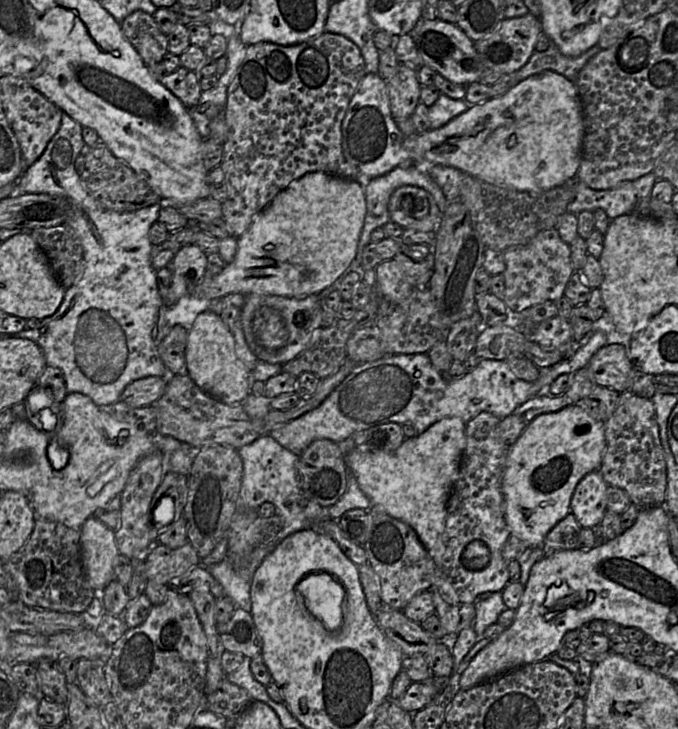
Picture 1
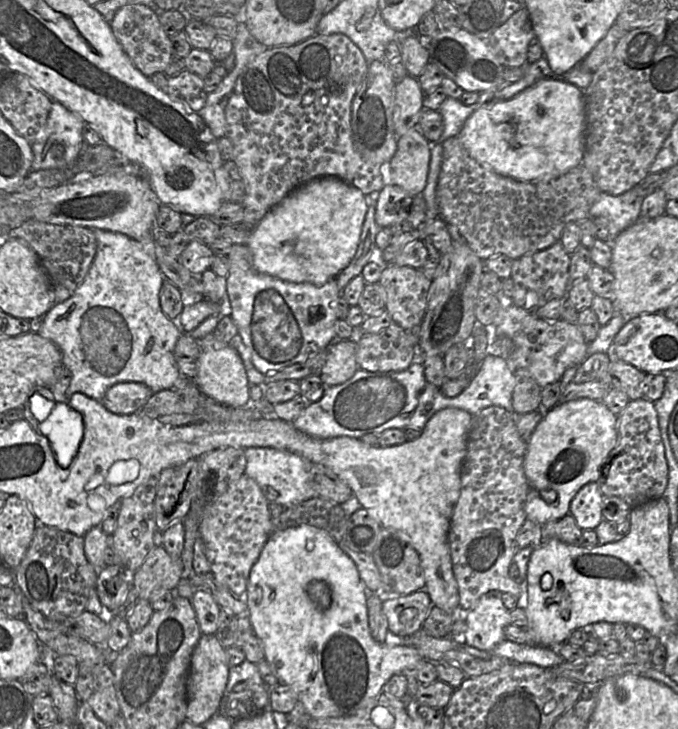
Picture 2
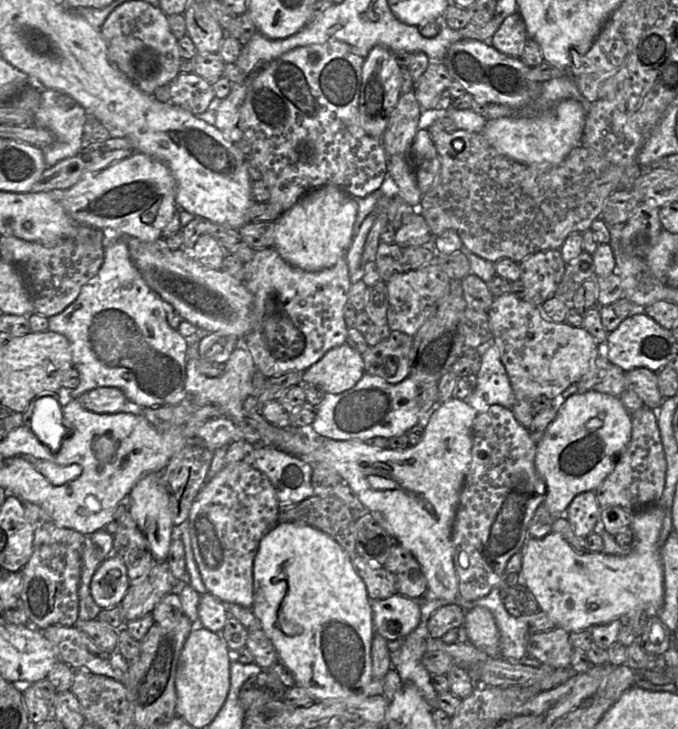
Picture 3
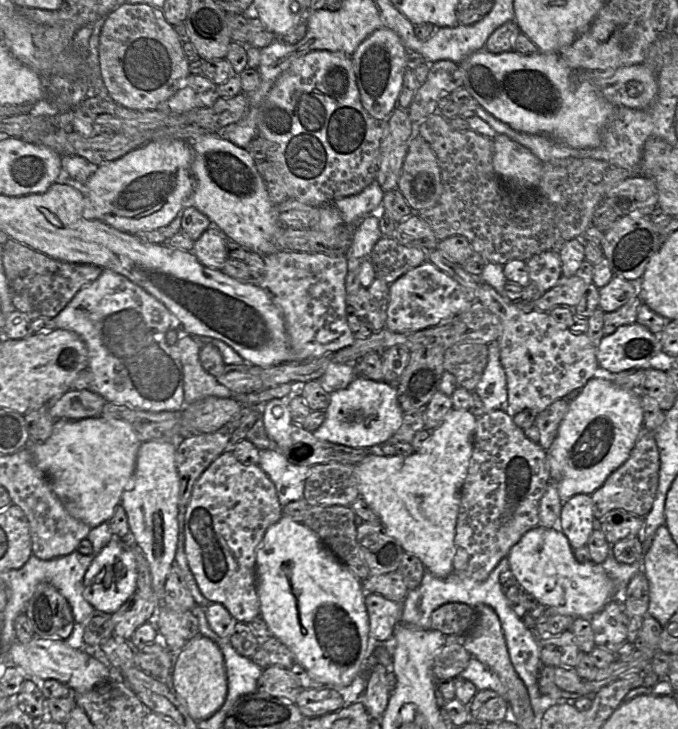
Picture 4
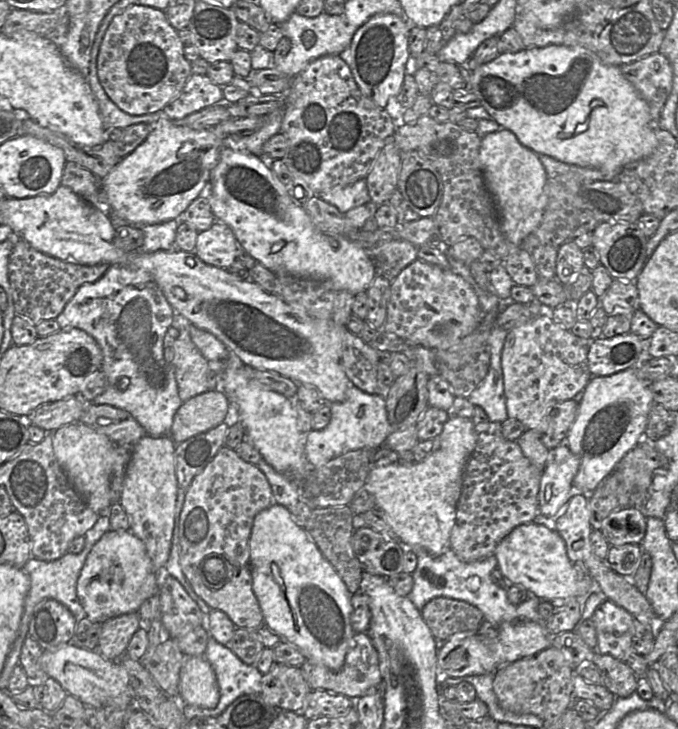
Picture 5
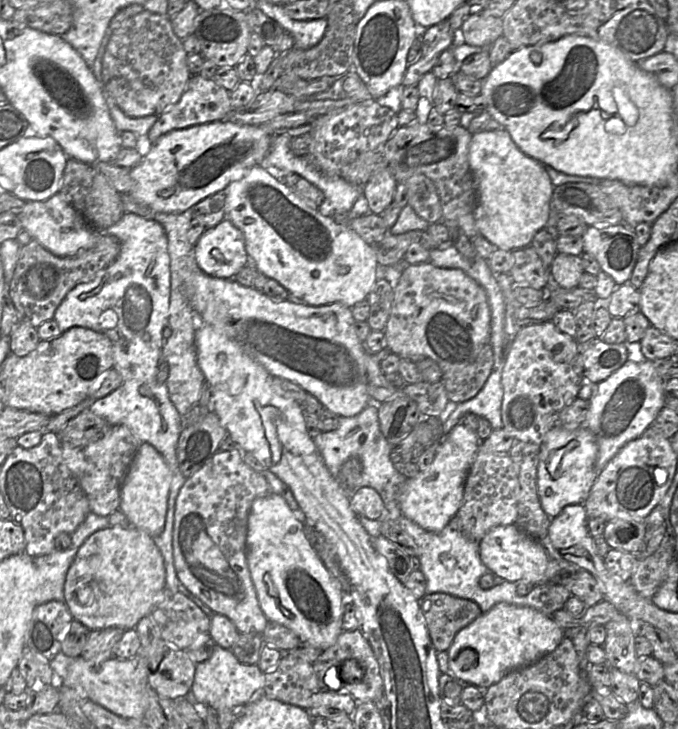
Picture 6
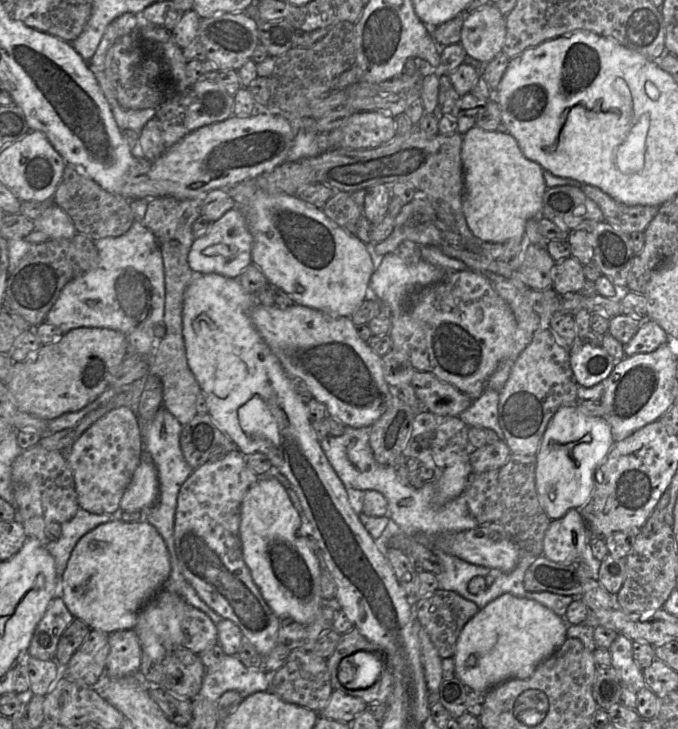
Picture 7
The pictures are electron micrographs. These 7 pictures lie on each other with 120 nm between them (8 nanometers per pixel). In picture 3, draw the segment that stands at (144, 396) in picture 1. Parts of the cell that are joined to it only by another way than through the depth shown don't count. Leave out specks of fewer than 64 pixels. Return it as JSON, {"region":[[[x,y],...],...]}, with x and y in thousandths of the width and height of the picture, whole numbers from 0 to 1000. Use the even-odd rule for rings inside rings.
{"region":[[[147,531],[119,540],[114,549],[127,561],[145,568],[167,568],[189,561],[189,547],[176,532]]]}

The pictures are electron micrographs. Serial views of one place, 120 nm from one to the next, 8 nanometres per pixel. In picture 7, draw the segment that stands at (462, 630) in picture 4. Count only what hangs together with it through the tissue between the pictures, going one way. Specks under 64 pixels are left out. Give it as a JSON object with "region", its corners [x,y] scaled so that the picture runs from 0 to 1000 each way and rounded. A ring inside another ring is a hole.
{"region":[[[643,809],[618,822],[611,834],[650,904],[668,903],[683,860],[706,838],[699,826],[661,809]]]}

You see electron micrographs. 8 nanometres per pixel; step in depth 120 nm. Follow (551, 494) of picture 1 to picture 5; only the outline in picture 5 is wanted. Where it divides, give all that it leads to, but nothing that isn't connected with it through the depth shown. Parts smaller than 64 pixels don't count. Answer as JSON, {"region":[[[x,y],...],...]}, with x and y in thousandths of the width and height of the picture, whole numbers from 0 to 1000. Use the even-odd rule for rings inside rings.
{"region":[[[937,505],[873,517],[867,524],[833,606],[855,634],[845,657],[847,675],[873,676],[907,645],[922,623],[950,601],[957,564],[965,554],[962,524],[942,519]]]}

